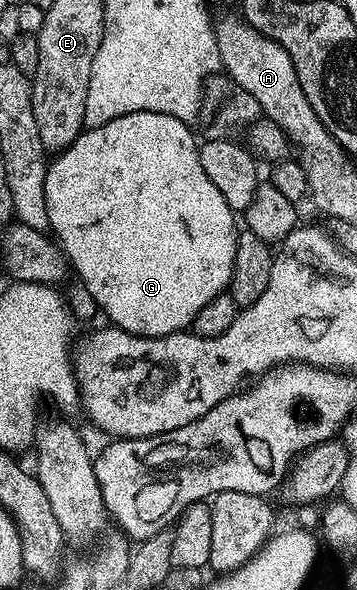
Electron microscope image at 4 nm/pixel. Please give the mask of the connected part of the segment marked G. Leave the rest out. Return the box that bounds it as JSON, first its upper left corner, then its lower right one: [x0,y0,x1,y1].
[45,112,238,336]

